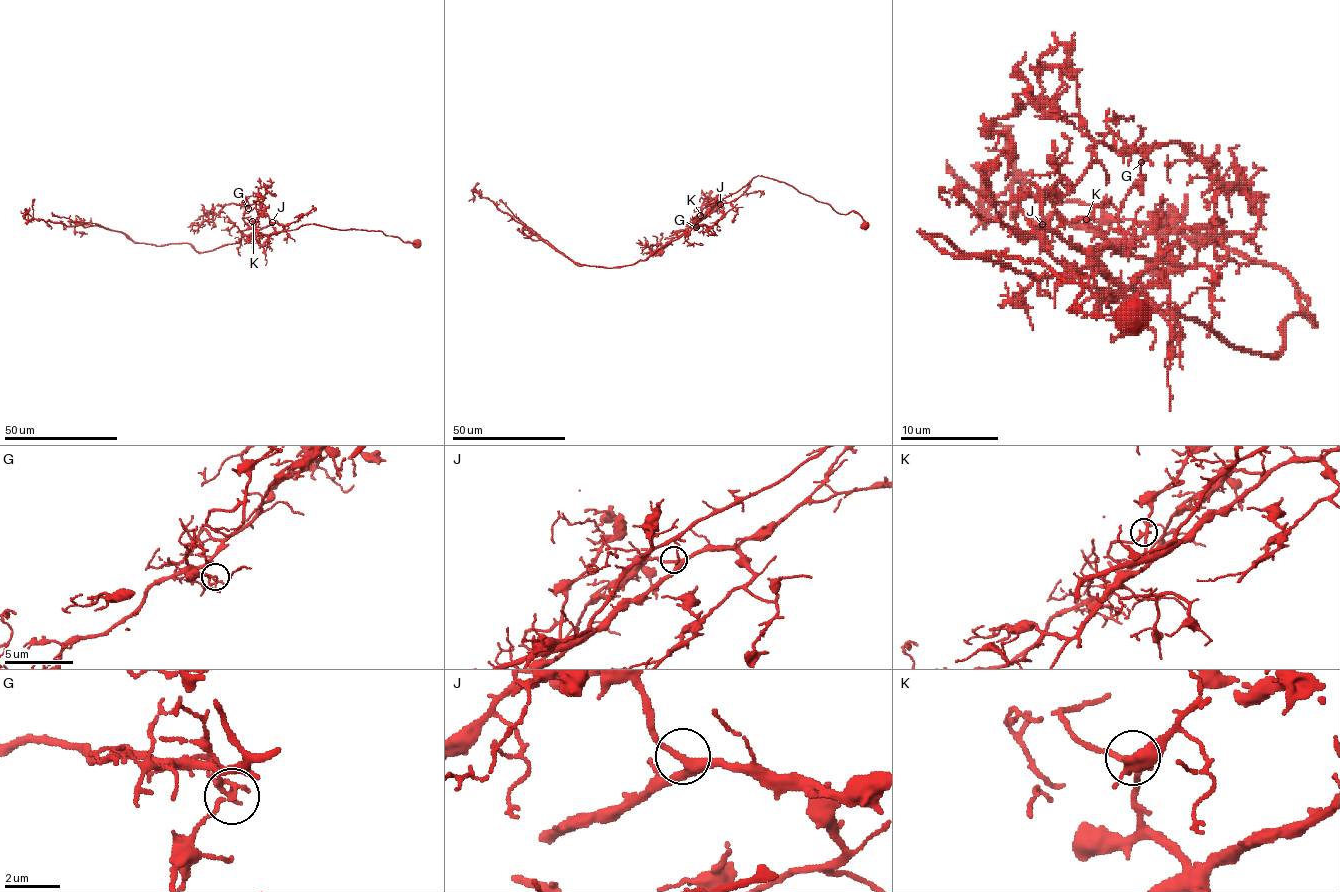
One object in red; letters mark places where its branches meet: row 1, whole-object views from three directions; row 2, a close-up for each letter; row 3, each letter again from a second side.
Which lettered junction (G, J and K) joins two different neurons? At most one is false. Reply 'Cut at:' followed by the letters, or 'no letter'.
Cut at: G

